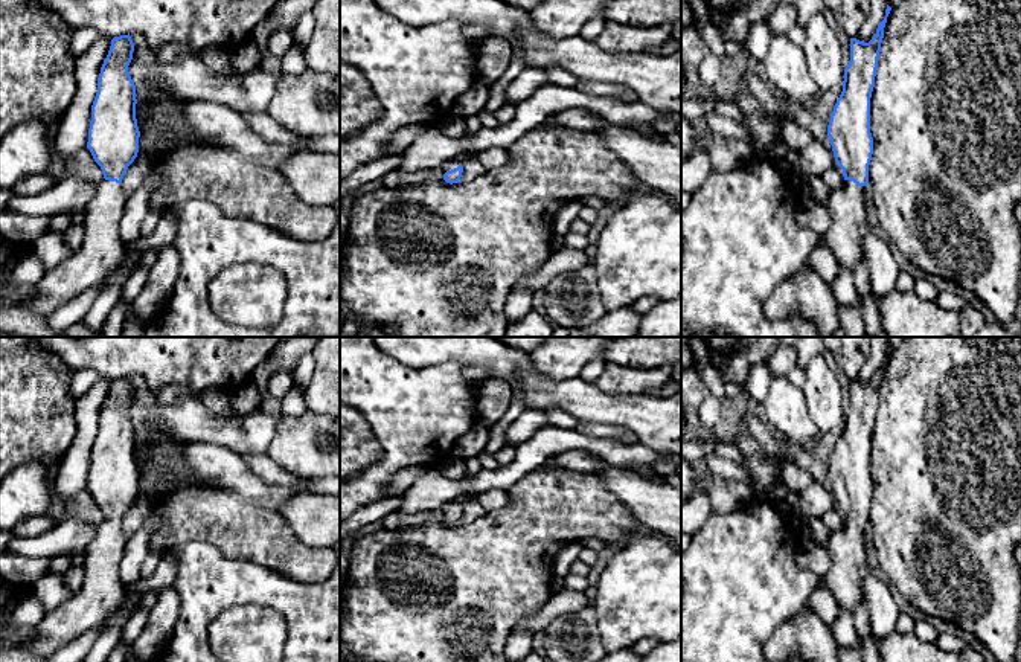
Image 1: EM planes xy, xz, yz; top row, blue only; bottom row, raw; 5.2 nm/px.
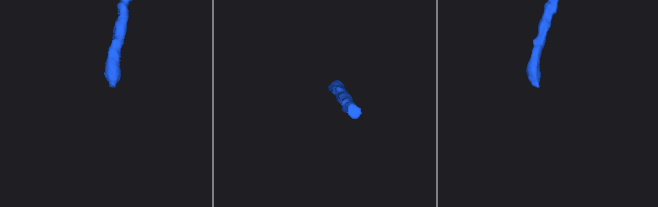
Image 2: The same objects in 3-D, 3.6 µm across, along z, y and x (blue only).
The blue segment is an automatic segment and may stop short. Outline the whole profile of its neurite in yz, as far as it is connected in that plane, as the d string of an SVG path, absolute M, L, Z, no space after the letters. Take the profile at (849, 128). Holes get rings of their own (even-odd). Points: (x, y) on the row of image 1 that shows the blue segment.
M887 5L885 17L869 43L850 38L850 61L844 69L843 92L827 125L834 157L843 169L844 182L831 191L827 209L832 224L823 235L823 243L832 250L840 267L850 272L864 259L863 236L870 232L864 207L864 186L869 185L873 154L870 98L890 11Z

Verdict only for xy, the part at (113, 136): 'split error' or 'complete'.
split error

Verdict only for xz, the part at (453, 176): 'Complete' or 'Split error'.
Split error

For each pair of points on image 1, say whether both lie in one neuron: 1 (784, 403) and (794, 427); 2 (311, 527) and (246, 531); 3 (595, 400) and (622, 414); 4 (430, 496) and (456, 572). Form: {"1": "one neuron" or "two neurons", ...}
{"1": "one neuron", "2": "two neurons", "3": "one neuron", "4": "two neurons"}

